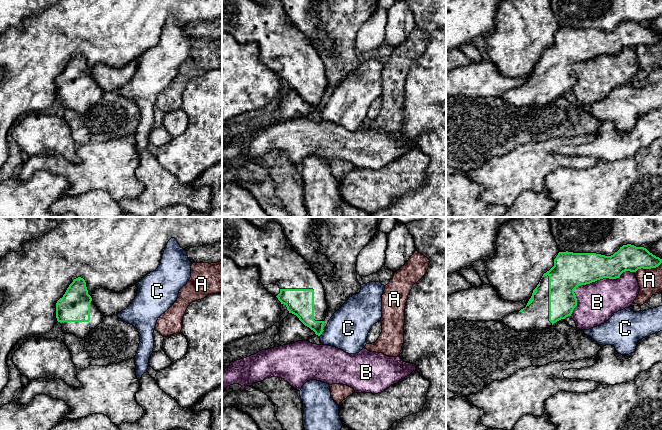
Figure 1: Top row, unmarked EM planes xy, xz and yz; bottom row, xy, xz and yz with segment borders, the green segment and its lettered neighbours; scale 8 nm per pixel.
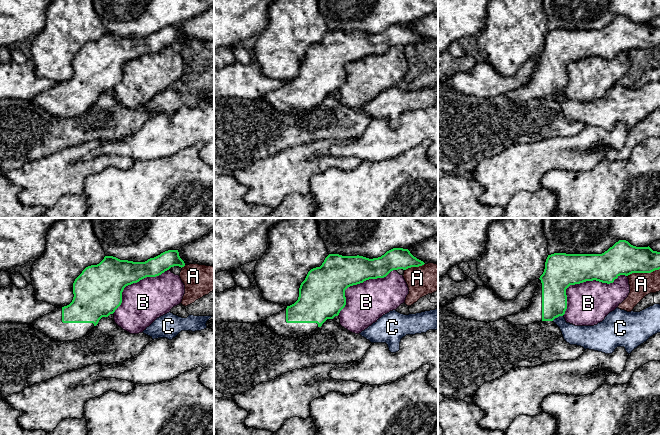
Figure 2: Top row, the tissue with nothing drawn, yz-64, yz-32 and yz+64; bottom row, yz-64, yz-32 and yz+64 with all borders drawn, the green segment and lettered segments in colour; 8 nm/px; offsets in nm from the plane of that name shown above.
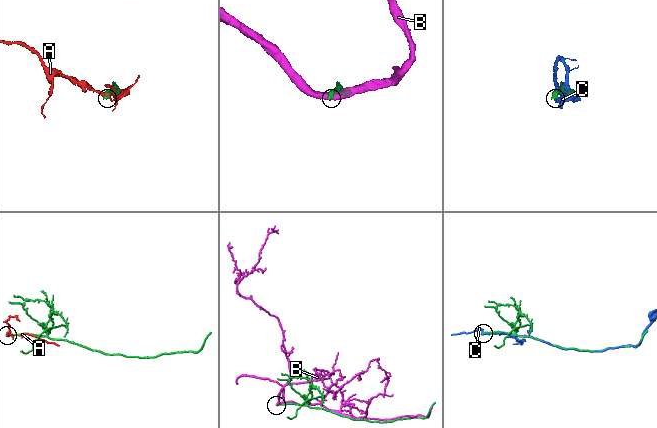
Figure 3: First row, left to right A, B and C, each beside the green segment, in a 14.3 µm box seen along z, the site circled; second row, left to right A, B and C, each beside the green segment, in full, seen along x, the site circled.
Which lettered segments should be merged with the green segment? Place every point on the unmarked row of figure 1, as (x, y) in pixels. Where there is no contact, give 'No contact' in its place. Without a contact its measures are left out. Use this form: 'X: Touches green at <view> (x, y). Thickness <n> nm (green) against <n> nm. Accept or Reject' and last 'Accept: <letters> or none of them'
A: Touches green at yz (648, 44). Thickness 200 nm (green) against 190 nm. Reject
B: Touches green at yz (590, 58). Thickness 280 nm (green) against 320 nm. Reject
C: Touches green at xz (321, 109). Thickness 170 nm (green) against 320 nm. Reject
Accept: none of them

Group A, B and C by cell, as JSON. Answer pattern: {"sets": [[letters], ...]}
{"sets": [["A"], ["B"], ["C"]]}

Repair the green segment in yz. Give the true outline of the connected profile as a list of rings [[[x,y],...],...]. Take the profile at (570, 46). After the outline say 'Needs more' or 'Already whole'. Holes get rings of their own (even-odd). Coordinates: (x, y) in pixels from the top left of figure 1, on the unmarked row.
[[[662,15],[647,24],[623,21],[611,32],[559,28],[554,42],[543,50],[525,84],[501,98],[517,108],[544,106],[571,92],[577,82],[574,66],[603,54],[616,55],[625,47],[656,44],[662,39]]]. Needs more

